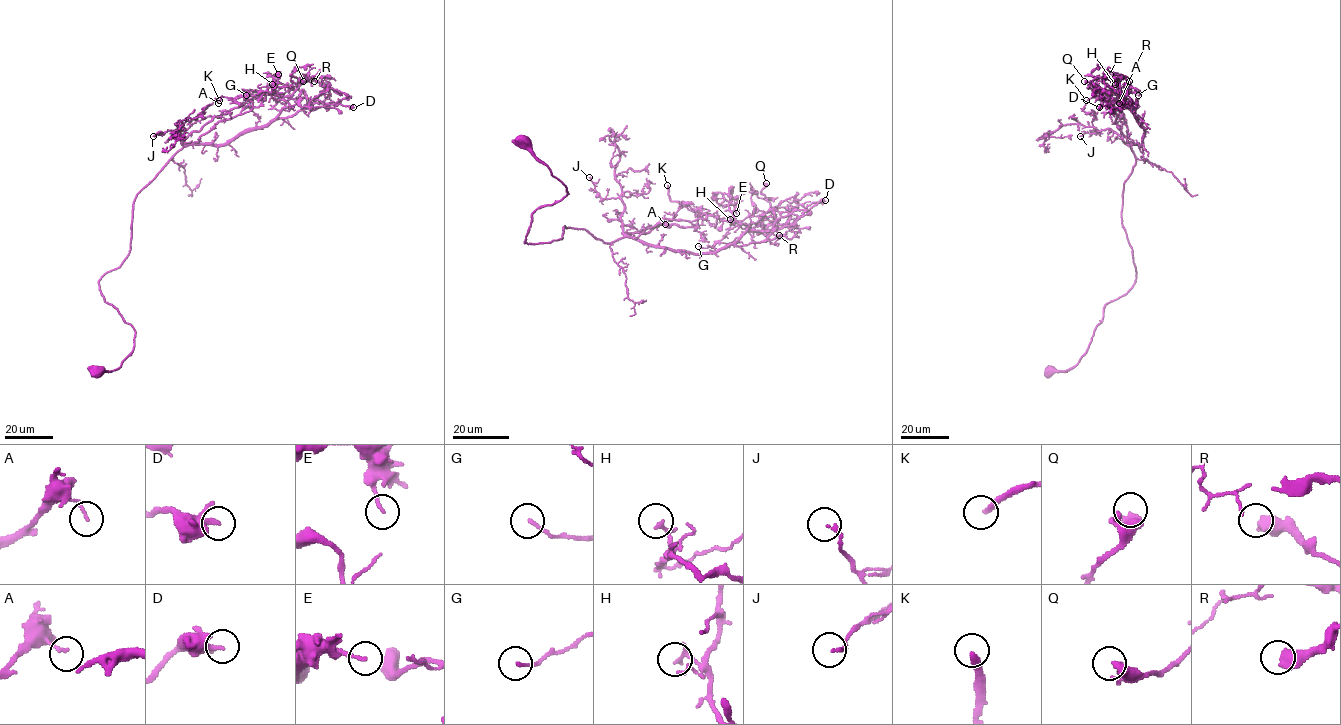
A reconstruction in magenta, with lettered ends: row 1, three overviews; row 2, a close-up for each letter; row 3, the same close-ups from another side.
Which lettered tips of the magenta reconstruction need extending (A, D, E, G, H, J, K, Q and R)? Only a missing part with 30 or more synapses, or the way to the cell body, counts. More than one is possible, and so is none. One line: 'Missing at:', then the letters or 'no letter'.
Missing at: K

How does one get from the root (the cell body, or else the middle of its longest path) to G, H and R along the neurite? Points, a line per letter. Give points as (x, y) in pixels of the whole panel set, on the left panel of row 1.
G: (99, 371), (134, 347), (99, 280), (129, 252), (135, 197), (192, 132), (248, 96), (280, 96), (246, 95)
H: (99, 371), (134, 347), (99, 280), (129, 252), (135, 197), (192, 132), (248, 96), (280, 96), (272, 84)
R: (99, 371), (134, 347), (99, 280), (129, 252), (136, 195), (185, 146), (321, 103), (314, 81)

